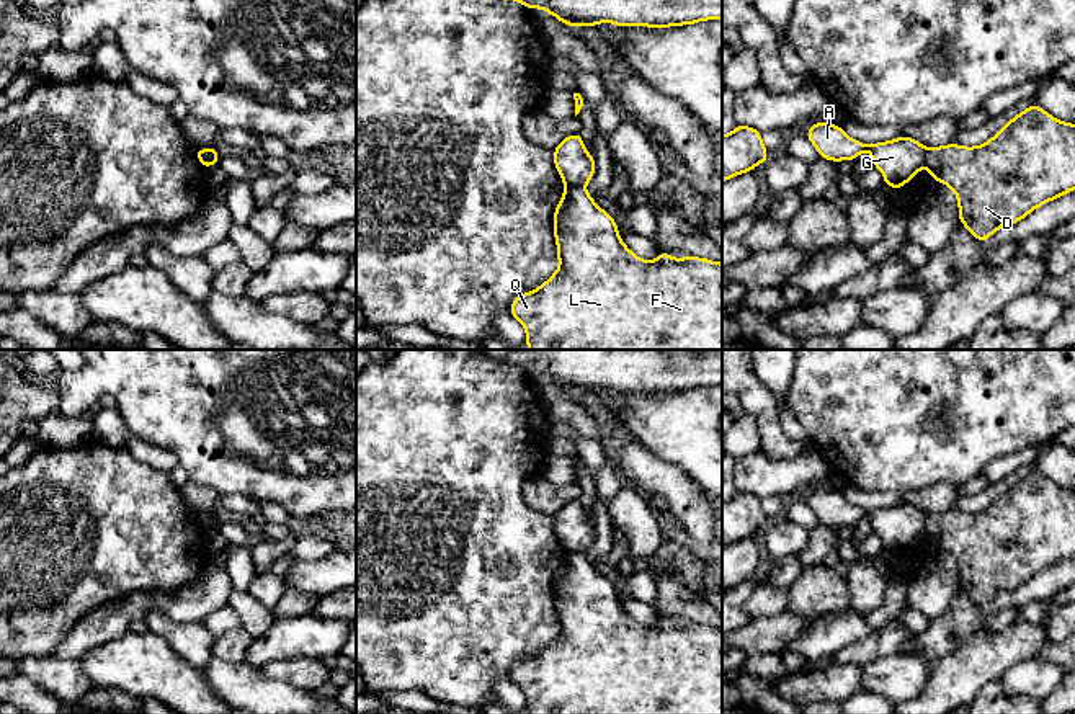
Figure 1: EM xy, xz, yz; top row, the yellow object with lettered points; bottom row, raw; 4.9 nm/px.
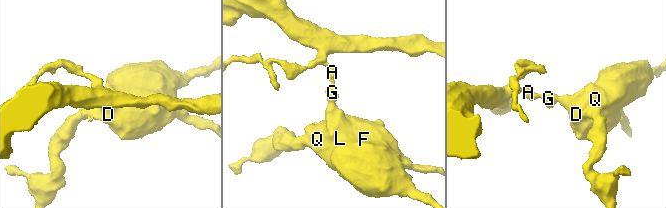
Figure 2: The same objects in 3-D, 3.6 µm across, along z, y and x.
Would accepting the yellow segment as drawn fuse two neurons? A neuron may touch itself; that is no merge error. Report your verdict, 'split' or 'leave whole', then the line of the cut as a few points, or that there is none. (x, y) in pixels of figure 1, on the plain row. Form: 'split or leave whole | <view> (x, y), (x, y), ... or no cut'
split | xz (582, 551), (566, 554)

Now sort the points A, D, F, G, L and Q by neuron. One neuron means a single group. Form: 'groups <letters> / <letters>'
groups A G / D F L Q

